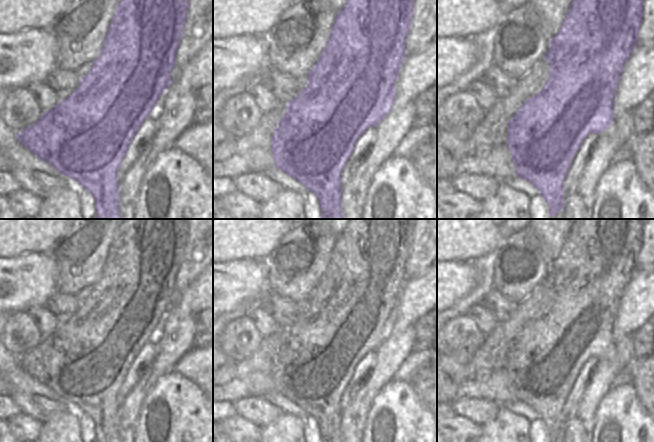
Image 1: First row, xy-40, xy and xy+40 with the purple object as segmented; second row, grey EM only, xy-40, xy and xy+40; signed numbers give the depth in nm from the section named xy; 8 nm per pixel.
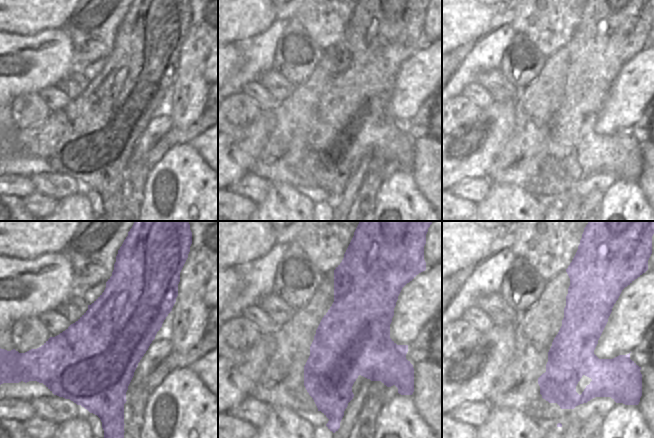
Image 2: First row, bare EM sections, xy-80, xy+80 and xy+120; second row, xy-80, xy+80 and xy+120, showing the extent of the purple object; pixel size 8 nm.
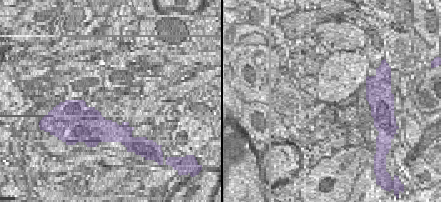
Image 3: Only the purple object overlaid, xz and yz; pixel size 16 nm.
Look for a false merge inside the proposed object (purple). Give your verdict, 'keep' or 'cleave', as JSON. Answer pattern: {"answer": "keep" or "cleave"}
{"answer": "cleave"}

